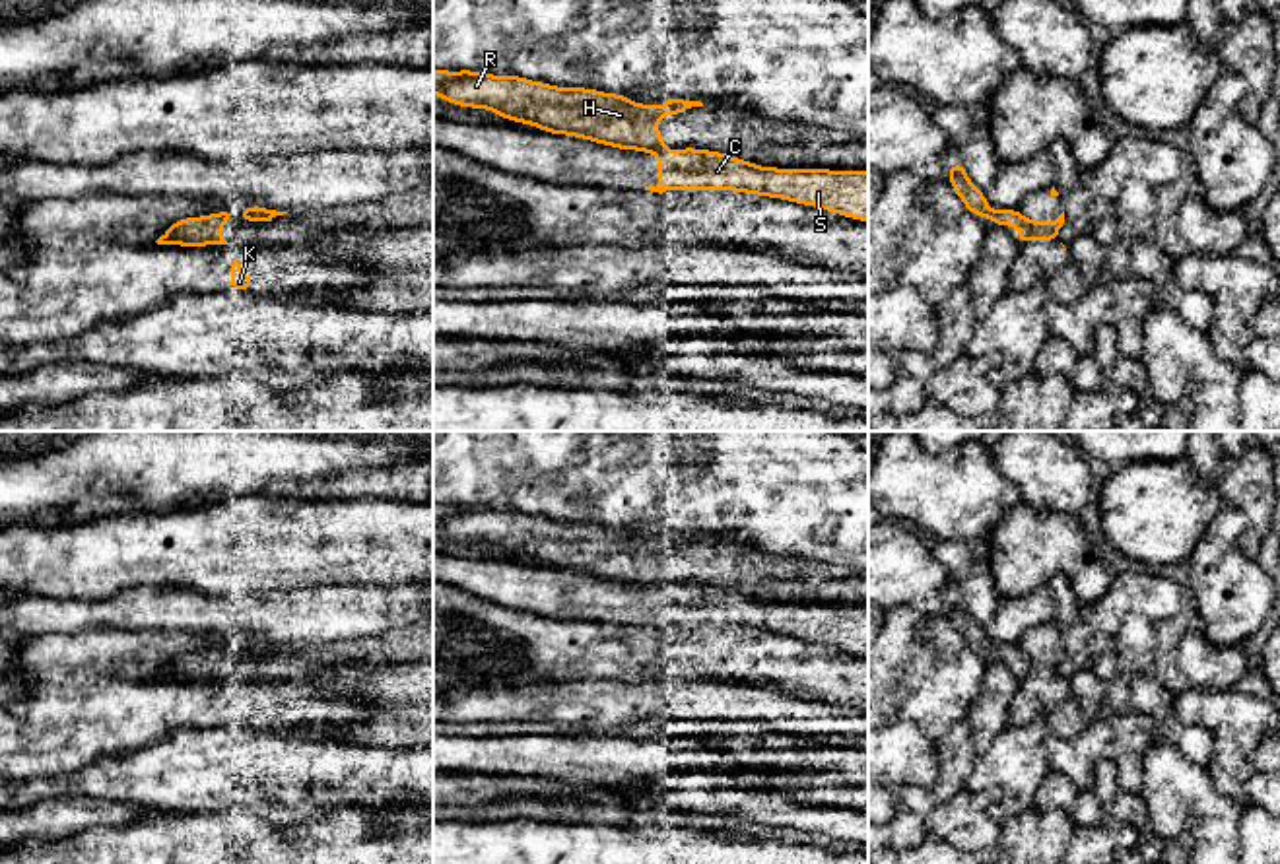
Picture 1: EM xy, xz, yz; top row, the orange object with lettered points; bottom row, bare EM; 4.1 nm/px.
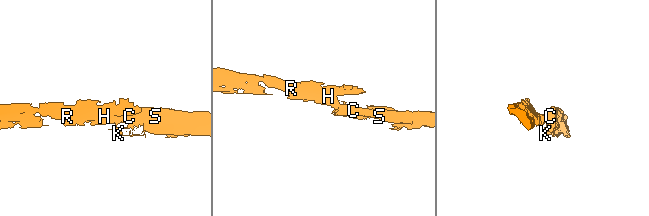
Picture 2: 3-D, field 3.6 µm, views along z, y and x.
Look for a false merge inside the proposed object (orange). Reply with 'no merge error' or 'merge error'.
merge error

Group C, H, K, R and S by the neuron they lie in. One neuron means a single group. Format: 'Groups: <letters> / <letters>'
Groups: C K S / H R

